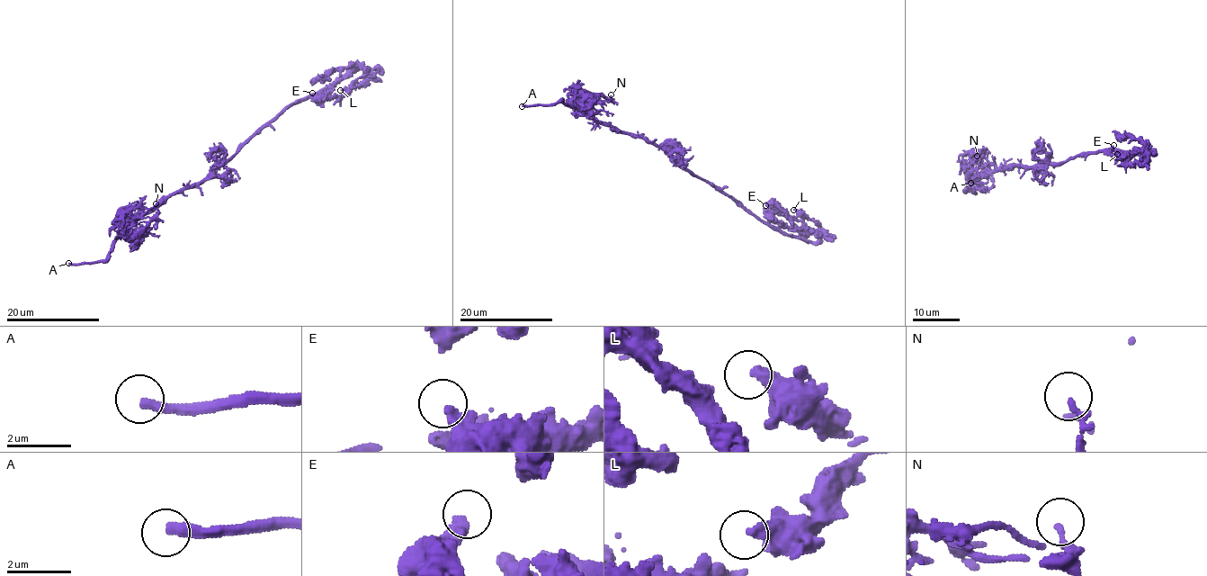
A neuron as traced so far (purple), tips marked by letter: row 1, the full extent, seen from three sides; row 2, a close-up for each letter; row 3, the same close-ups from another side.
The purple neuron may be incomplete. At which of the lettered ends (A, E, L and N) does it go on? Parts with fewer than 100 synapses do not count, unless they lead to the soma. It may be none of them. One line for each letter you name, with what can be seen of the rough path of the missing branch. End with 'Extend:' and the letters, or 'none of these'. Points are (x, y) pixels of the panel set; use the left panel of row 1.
Extend: A

